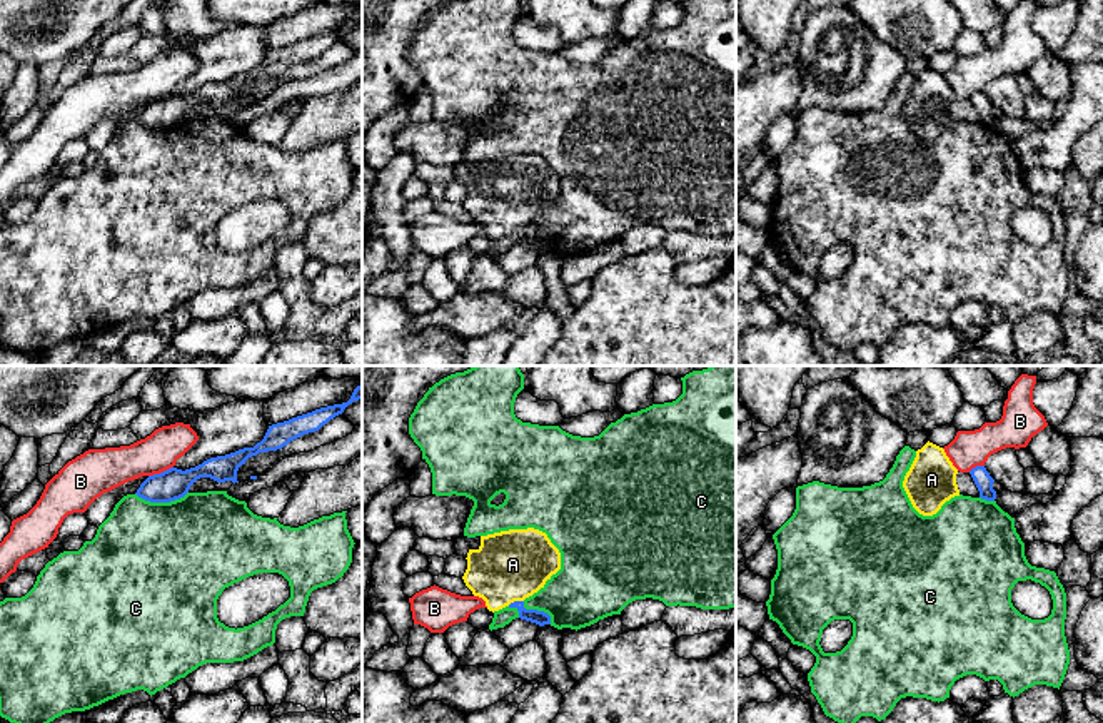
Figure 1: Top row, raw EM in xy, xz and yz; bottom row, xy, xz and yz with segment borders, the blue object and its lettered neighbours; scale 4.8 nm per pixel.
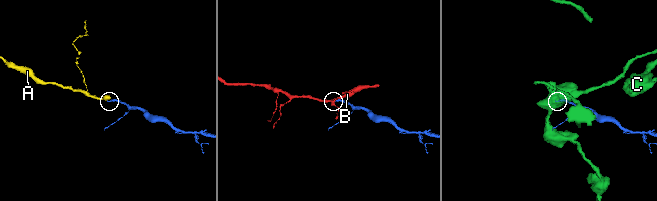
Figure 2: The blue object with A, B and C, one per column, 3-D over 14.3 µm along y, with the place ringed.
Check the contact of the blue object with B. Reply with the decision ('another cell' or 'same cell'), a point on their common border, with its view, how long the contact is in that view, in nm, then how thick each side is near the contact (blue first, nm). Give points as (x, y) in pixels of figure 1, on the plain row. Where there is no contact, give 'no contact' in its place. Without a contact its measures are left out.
another cell; contact xy (161, 99); length 130 nm; calibres 150 and 200 nm

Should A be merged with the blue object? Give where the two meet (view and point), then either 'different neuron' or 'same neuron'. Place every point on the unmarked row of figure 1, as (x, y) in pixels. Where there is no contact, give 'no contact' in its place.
xz (514, 227) | same neuron

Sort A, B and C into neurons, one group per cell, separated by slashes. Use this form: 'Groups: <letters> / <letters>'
Groups: A / B / C

